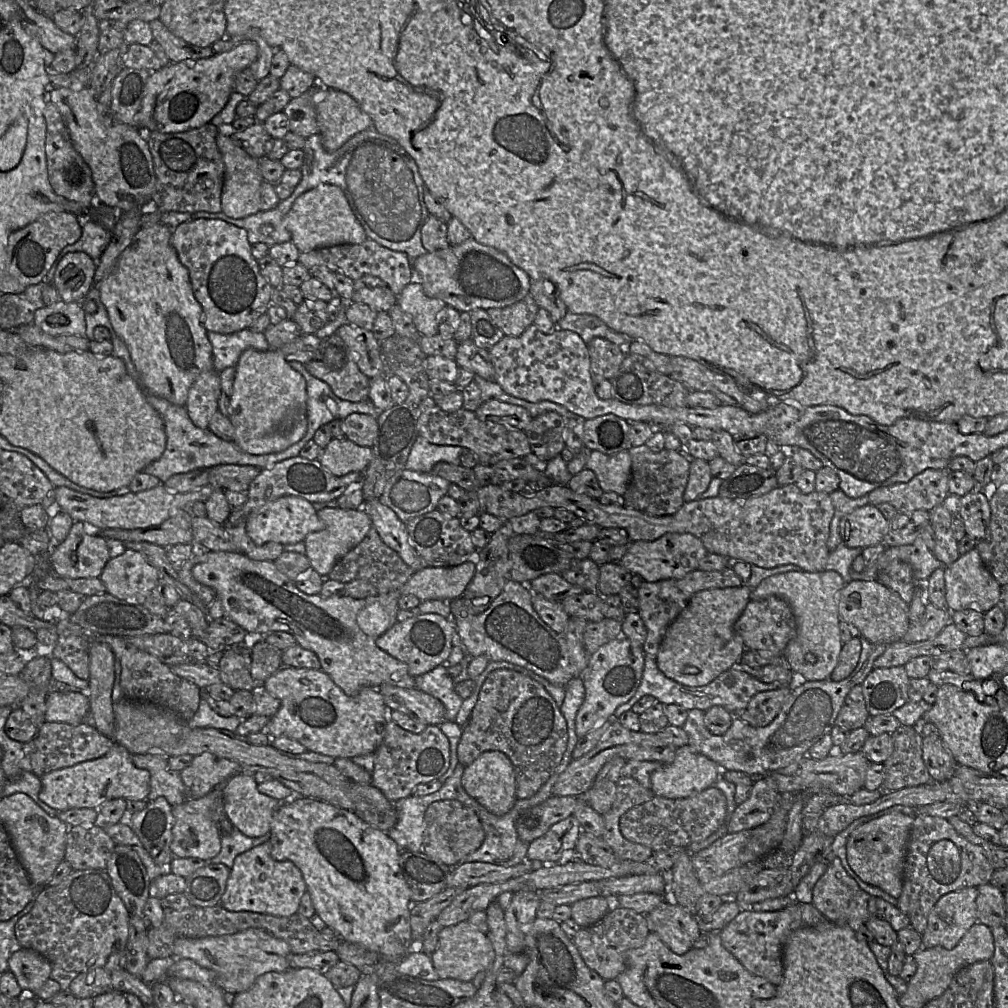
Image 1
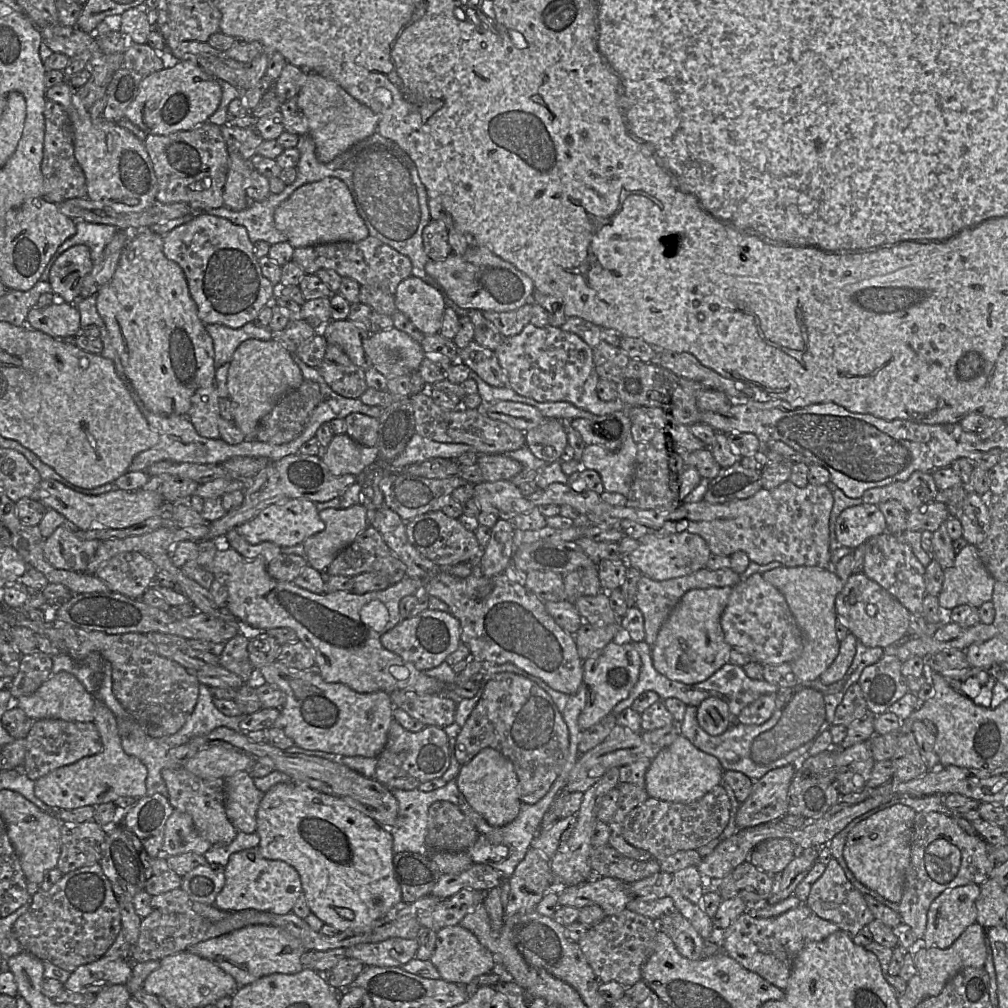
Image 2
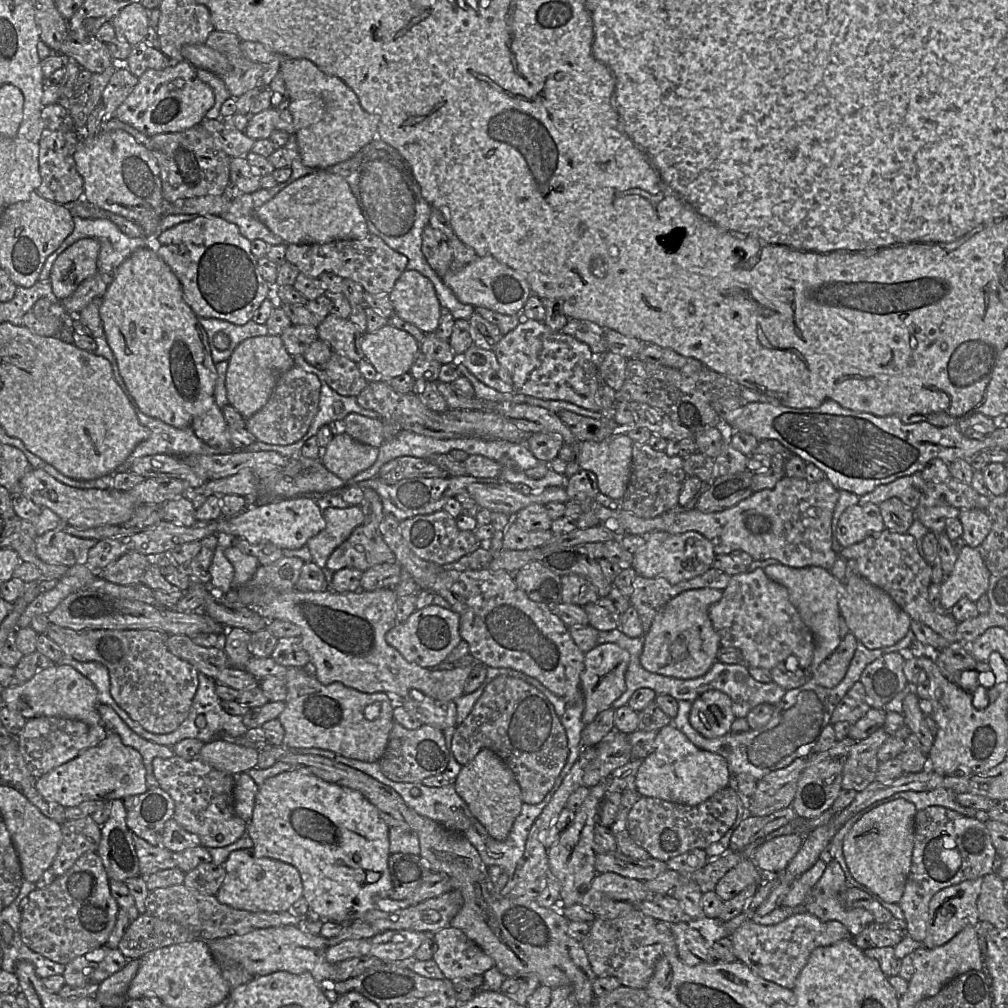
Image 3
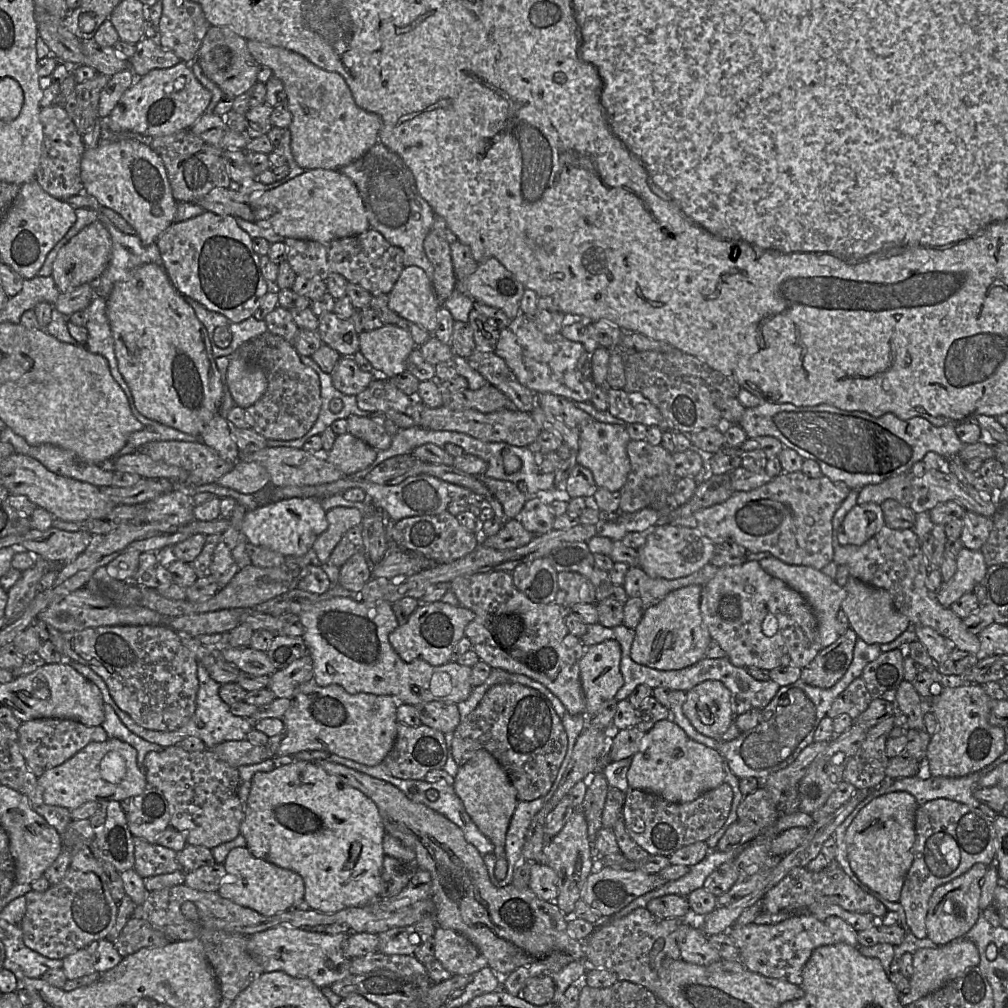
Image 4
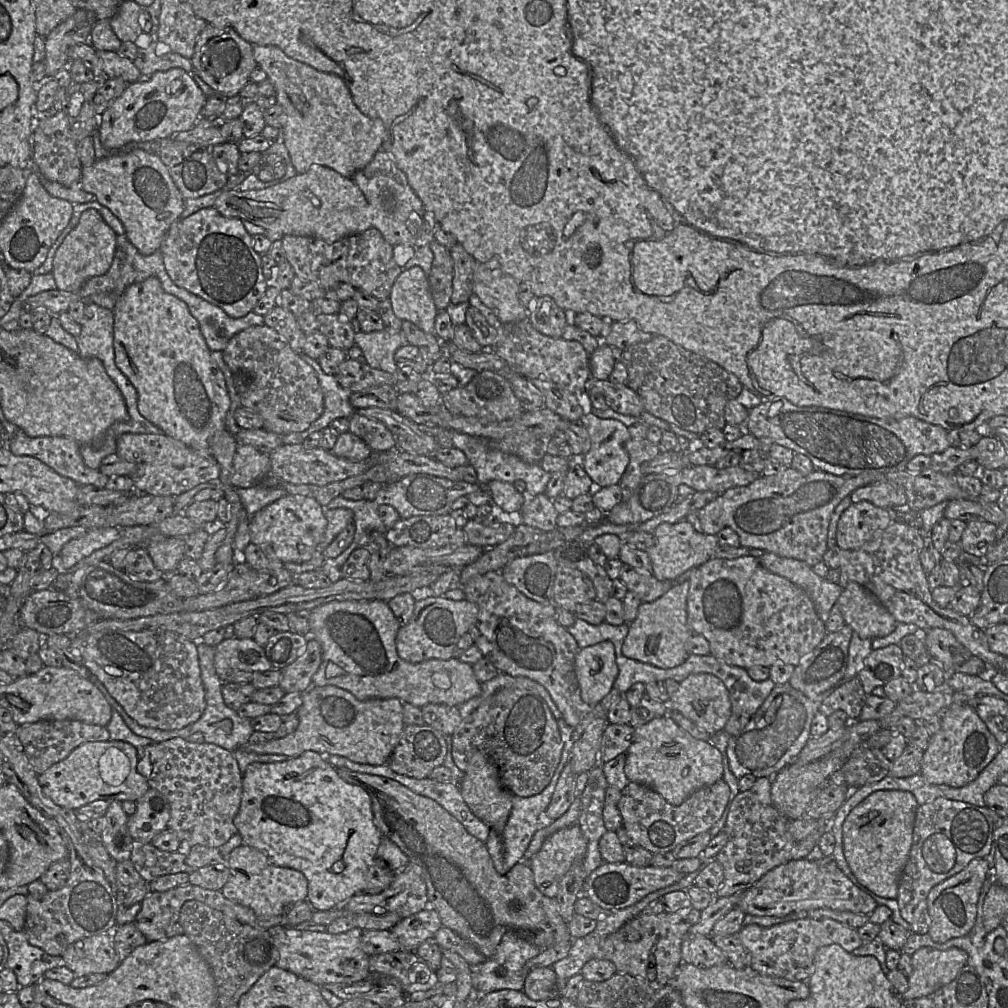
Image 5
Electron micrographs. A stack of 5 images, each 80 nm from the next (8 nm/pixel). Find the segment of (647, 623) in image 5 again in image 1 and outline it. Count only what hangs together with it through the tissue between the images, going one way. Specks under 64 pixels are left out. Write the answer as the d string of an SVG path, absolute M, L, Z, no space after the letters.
M743 584L740 587L713 588L695 593L685 609L669 625L659 645L655 661L660 671L680 684L700 687L709 684L731 667L737 666L746 648L734 625L751 600L751 590Z

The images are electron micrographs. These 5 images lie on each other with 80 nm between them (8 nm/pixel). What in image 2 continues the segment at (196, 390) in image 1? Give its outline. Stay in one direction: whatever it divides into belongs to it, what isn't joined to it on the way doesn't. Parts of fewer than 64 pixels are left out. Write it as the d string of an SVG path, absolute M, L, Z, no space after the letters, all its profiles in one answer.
M215 384L202 387L192 397L188 417L197 433L209 439L219 439L218 419L220 415L220 398Z

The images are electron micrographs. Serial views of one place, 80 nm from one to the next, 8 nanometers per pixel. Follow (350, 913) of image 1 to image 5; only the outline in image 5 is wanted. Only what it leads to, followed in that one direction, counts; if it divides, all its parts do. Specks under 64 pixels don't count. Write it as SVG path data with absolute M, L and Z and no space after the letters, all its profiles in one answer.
M313 751L289 757L283 762L250 764L242 776L242 798L233 819L243 845L263 853L280 867L300 871L308 881L307 901L313 911L327 911L351 896L363 892L368 868L377 857L383 839L376 827L371 798L362 787L344 781L324 757Z

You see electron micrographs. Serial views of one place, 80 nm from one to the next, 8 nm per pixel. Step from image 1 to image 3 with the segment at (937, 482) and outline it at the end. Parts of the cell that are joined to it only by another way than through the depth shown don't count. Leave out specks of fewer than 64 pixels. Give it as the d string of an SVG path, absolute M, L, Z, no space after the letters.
M920 473L904 476L888 484L880 485L860 496L858 505L865 505L867 503L879 505L885 500L897 497L906 507L916 510L926 485L927 481L922 478Z

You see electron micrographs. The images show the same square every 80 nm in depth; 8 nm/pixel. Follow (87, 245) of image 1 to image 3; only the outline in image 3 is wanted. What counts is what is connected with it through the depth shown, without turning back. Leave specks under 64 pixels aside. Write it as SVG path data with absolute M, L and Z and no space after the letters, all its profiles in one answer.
M73 217L74 229L65 238L57 254L63 253L74 242L83 238L95 238L100 243L97 270L101 274L115 274L120 264L139 248L149 247L158 253L156 238L131 238L108 219Z

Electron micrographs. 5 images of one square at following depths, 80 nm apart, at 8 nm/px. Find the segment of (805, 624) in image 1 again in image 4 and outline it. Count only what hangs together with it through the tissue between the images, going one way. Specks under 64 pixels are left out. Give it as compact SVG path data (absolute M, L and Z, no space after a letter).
M774 556L761 559L759 564L765 572L782 580L806 598L818 622L821 647L825 648L834 643L839 637L837 632L837 614L846 596L845 589L821 570L811 566L787 564Z

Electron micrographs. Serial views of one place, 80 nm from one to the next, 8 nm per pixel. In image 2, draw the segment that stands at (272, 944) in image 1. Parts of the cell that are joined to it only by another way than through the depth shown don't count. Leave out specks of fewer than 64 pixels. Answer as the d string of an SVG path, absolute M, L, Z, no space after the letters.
M267 925L246 926L191 945L187 950L210 960L230 974L238 987L246 986L261 977L274 973L295 974L300 972L304 968L300 958L306 951L301 942L287 931Z

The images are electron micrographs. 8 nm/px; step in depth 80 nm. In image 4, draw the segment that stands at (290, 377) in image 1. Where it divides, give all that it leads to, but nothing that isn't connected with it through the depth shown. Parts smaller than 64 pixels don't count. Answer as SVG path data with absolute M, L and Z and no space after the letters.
M237 350L229 357L227 386L236 406L247 409L257 402L267 389L267 376L258 365L242 359Z

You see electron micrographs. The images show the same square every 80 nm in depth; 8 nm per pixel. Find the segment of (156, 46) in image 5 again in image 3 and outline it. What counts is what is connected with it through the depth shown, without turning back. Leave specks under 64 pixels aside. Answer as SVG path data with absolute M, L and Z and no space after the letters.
M142 41L132 46L130 55L126 60L114 60L114 67L126 68L136 77L140 78L147 70L163 70L170 66L170 58L160 49L150 47Z

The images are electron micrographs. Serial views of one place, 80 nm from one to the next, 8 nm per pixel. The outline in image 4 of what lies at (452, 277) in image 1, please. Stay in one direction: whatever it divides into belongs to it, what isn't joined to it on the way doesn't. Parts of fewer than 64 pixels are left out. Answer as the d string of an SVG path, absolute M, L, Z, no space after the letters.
M489 258L480 262L475 271L463 280L456 279L458 291L469 295L474 301L497 308L511 320L520 314L520 301L525 290L524 285L509 272L498 260Z

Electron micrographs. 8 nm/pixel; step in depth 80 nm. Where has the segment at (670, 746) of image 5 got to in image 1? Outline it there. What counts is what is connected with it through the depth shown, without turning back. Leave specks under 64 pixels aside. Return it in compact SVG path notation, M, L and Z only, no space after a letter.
M691 746L676 748L675 759L651 775L651 791L669 799L686 798L712 787L722 776L721 768Z

